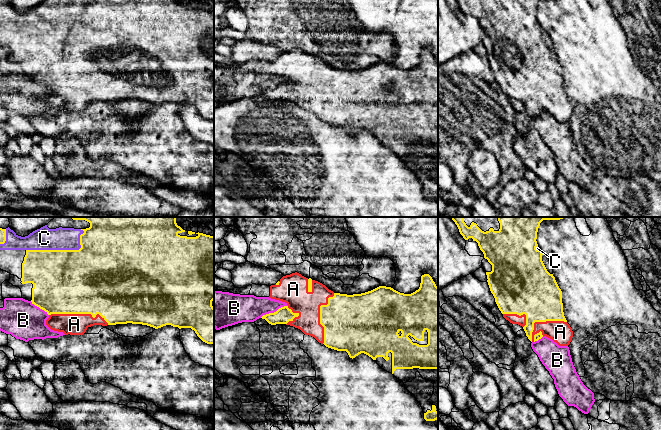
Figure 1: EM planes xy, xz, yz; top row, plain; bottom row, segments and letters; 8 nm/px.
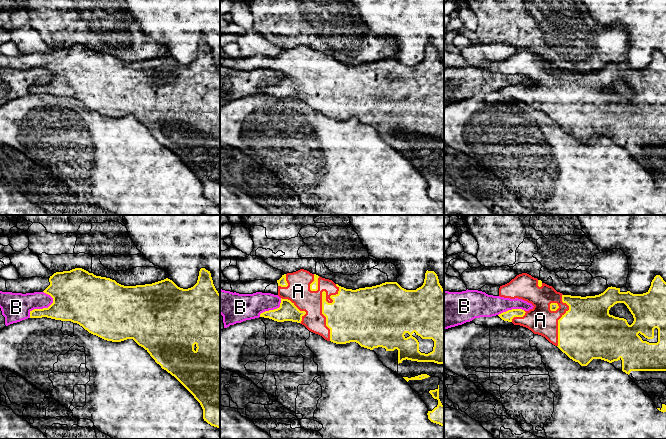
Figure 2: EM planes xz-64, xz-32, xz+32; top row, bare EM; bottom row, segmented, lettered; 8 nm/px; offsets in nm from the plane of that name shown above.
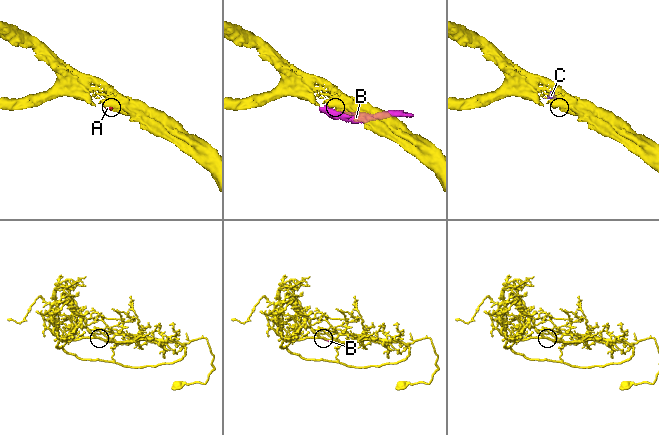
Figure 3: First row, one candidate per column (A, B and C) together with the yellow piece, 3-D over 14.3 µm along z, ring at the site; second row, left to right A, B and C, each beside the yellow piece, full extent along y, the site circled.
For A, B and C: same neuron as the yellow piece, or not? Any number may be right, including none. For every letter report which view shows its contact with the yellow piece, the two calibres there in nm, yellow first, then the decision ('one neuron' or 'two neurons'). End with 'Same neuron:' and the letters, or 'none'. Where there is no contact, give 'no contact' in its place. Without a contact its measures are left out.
A: yz | 400/180 nm | one neuron
B: xz | 140/220 nm | two neurons
C: xy | 500/180 nm | one neuron
Same neuron: A, C

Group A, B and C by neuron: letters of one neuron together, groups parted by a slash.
A C / B

